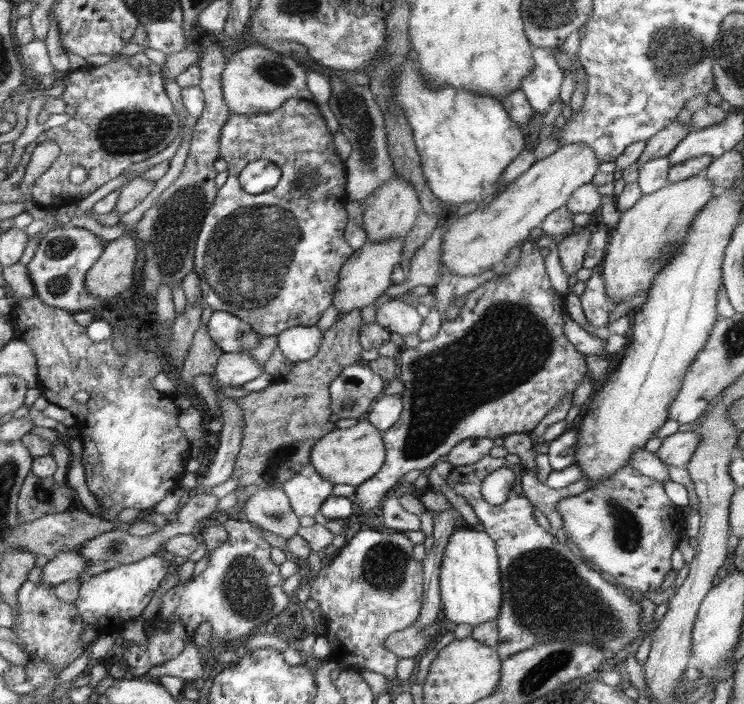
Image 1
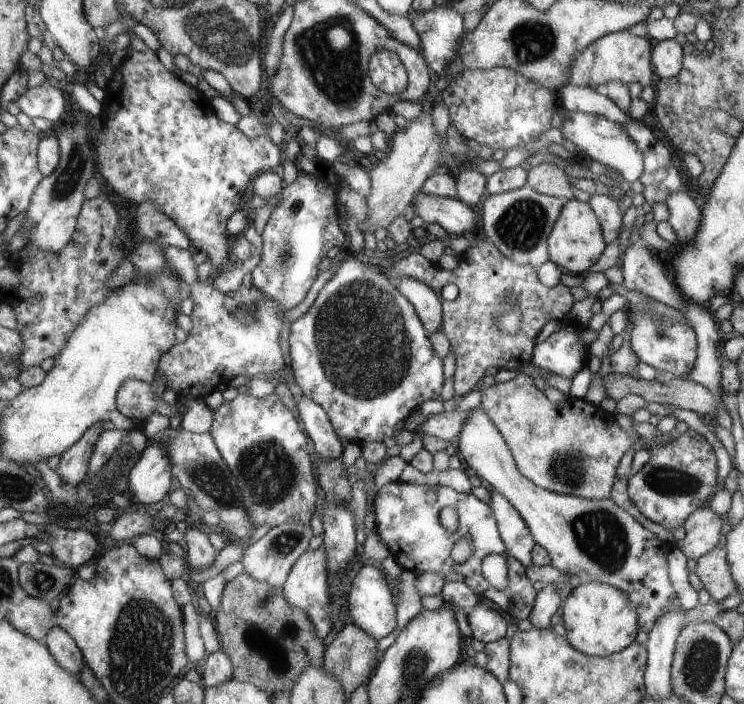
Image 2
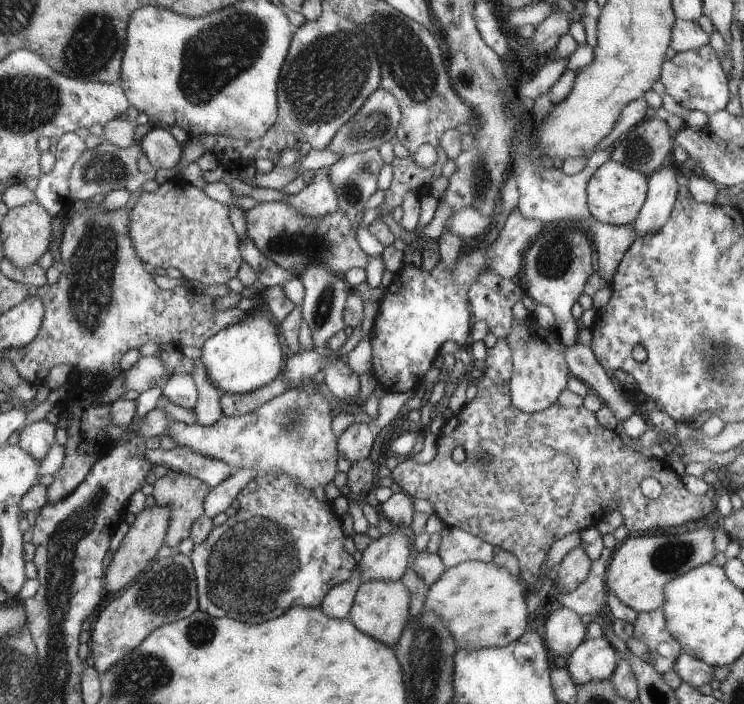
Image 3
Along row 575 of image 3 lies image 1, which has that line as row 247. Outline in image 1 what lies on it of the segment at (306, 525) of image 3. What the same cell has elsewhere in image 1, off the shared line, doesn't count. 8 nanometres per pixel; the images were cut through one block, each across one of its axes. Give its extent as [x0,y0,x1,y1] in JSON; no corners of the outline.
[194,98,355,339]

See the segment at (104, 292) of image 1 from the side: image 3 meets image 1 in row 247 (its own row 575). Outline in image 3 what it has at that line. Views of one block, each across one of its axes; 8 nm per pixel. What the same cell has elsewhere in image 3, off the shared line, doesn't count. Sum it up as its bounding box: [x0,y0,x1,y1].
[106,506,170,596]

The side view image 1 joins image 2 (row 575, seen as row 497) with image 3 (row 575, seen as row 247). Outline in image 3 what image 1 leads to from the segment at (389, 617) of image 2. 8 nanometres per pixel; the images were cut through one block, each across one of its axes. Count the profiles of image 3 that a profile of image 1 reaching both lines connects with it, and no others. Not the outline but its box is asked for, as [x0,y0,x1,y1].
[391,338,714,590]

